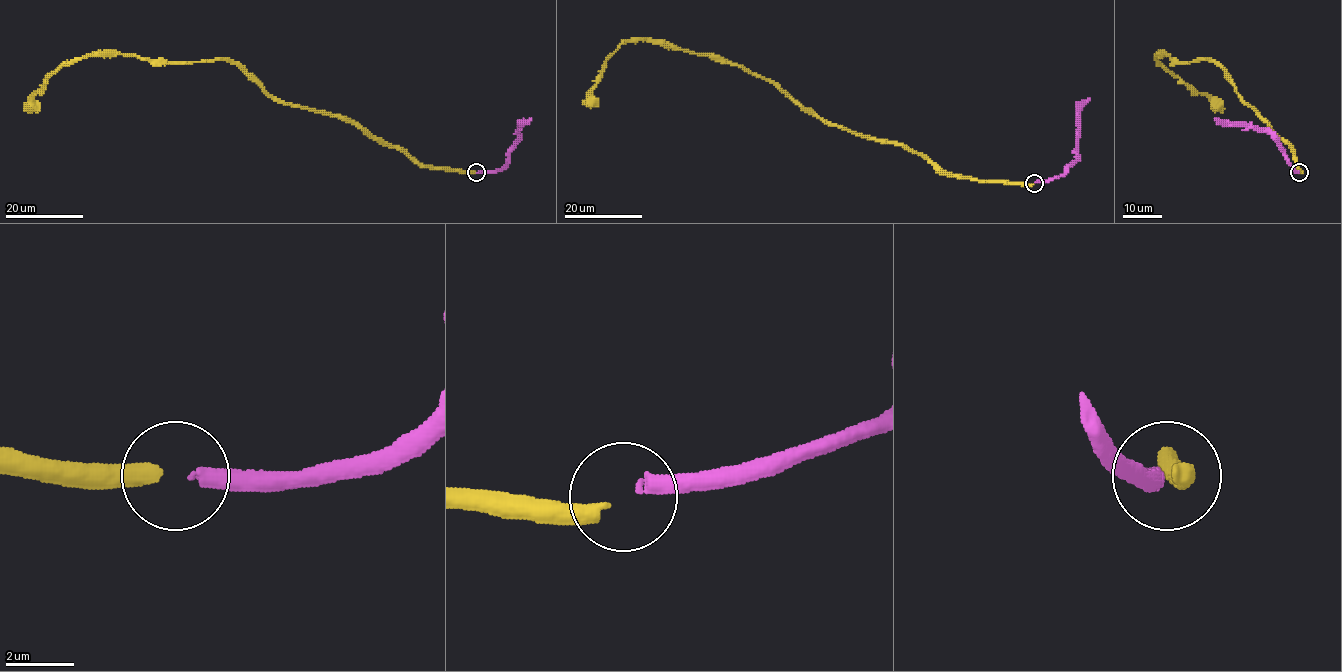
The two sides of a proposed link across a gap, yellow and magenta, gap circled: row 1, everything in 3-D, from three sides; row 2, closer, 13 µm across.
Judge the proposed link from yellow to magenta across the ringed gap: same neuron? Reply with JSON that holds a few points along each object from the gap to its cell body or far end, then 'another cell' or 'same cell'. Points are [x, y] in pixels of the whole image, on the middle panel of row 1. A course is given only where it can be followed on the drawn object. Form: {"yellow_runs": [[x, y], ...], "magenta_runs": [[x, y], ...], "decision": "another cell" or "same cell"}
{"yellow_runs": [[1033, 183], [949, 175], [910, 148], [807, 112], [737, 65], [645, 40], [624, 41], [606, 59], [587, 106]], "magenta_runs": [[1036, 182], [1061, 177], [1076, 158], [1079, 108], [1089, 99]], "decision": "another cell"}

